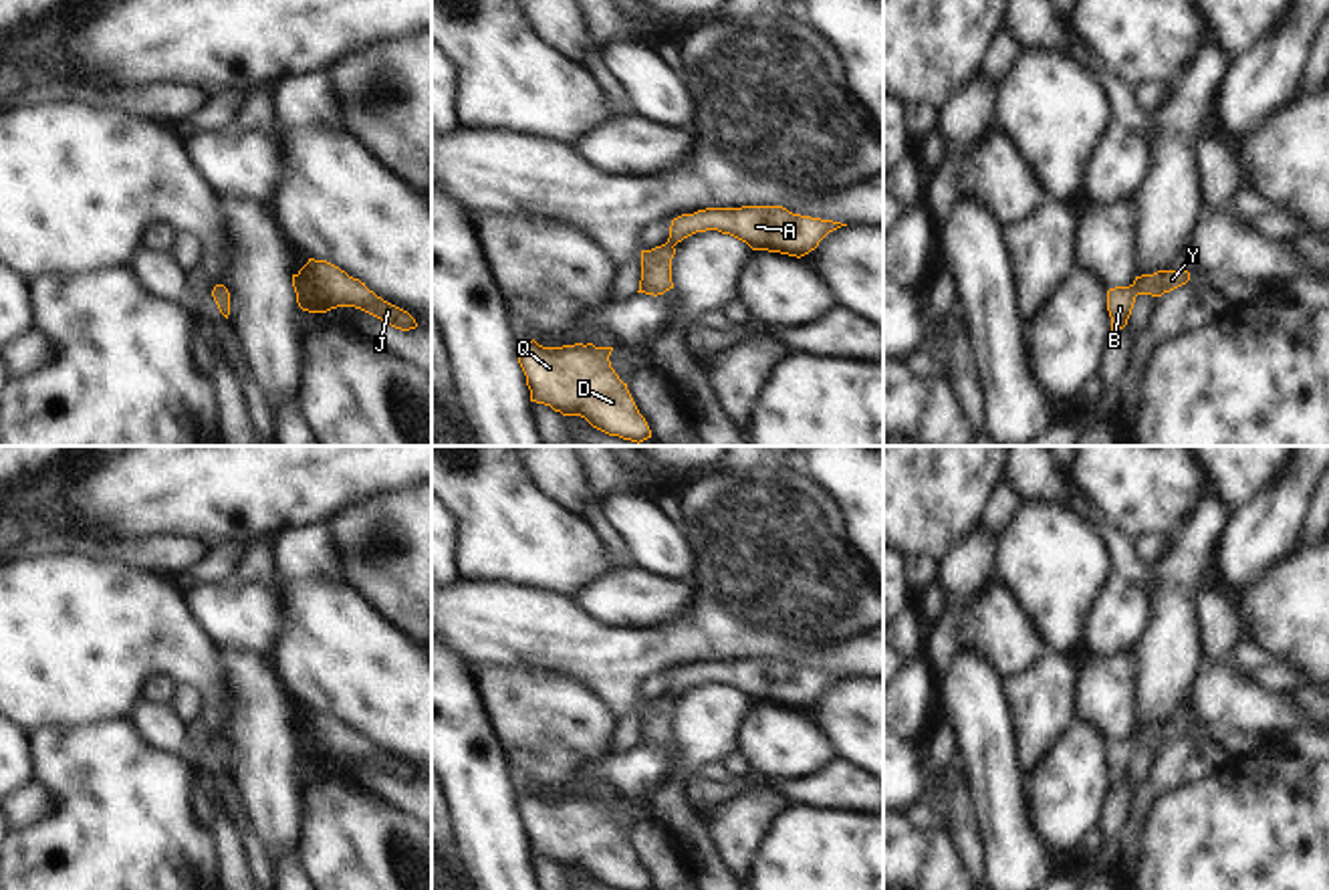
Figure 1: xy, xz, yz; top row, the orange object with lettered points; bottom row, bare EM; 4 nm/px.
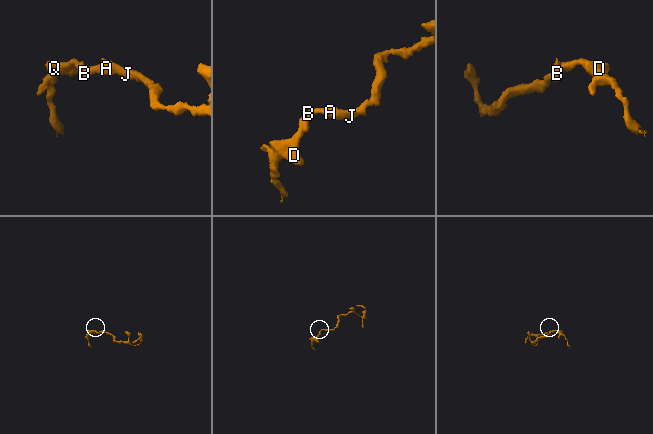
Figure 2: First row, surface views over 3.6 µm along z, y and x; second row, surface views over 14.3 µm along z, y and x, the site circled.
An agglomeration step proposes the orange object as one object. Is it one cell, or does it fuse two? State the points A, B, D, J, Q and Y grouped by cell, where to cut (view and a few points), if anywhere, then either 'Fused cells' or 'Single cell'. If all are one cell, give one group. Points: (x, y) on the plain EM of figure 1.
Groups: A B D J Q Y. No split. Single cell.

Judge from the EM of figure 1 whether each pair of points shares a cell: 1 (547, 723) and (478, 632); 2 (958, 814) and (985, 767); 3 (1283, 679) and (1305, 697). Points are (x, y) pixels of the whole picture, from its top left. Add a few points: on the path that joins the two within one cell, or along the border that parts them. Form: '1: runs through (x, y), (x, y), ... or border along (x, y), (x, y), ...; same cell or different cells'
1: border along (474, 666), (525, 666), (553, 673); different cells
2: border along (958, 755), (973, 786), (983, 834); different cells
3: border along (1307, 687), (1291, 695); different cells

